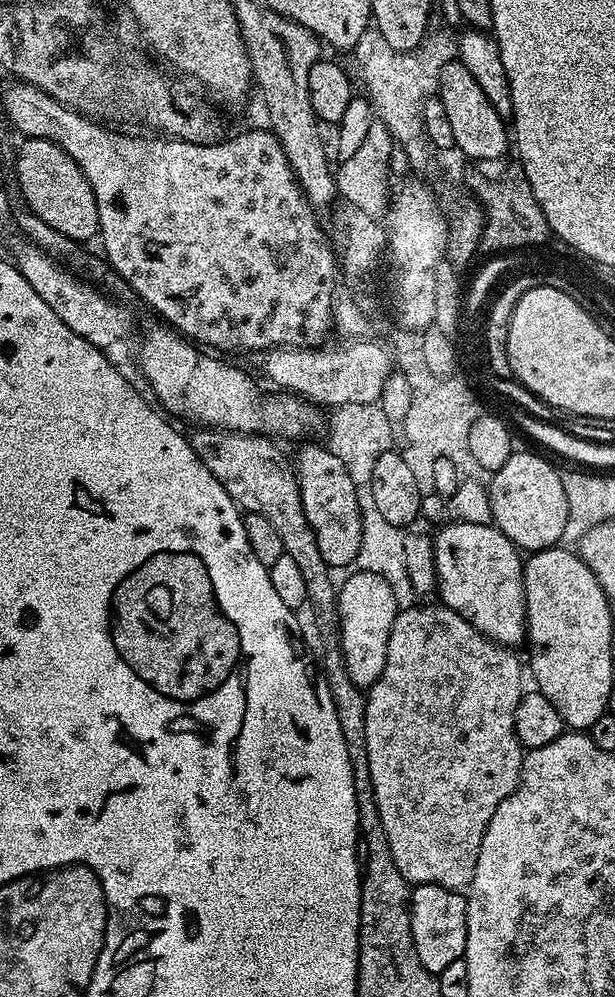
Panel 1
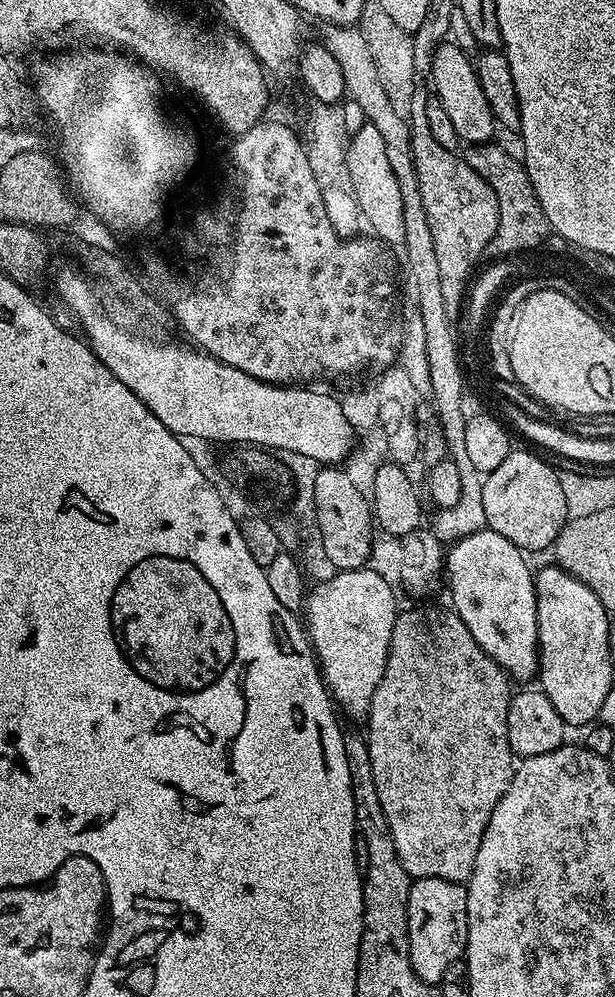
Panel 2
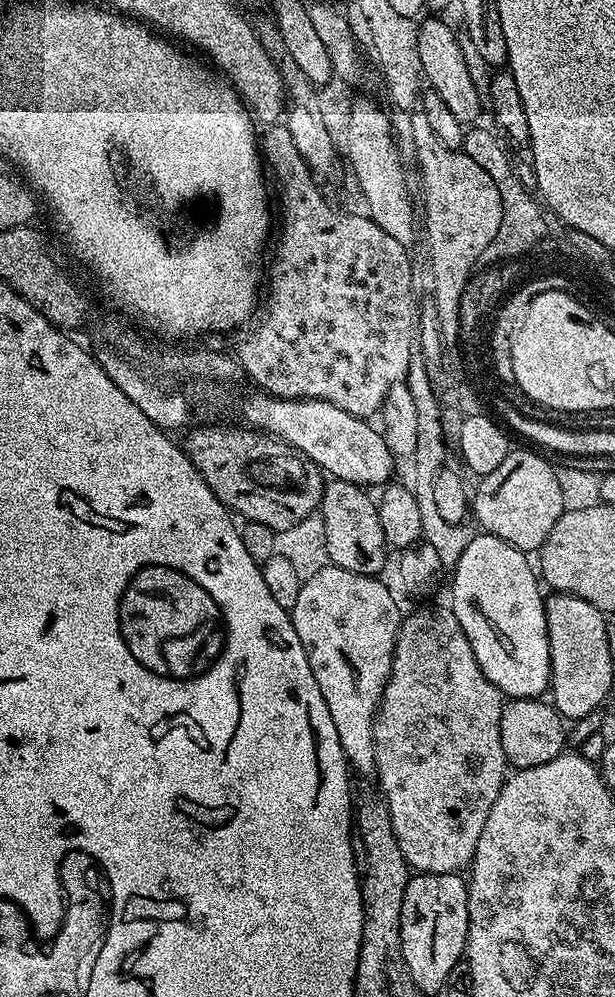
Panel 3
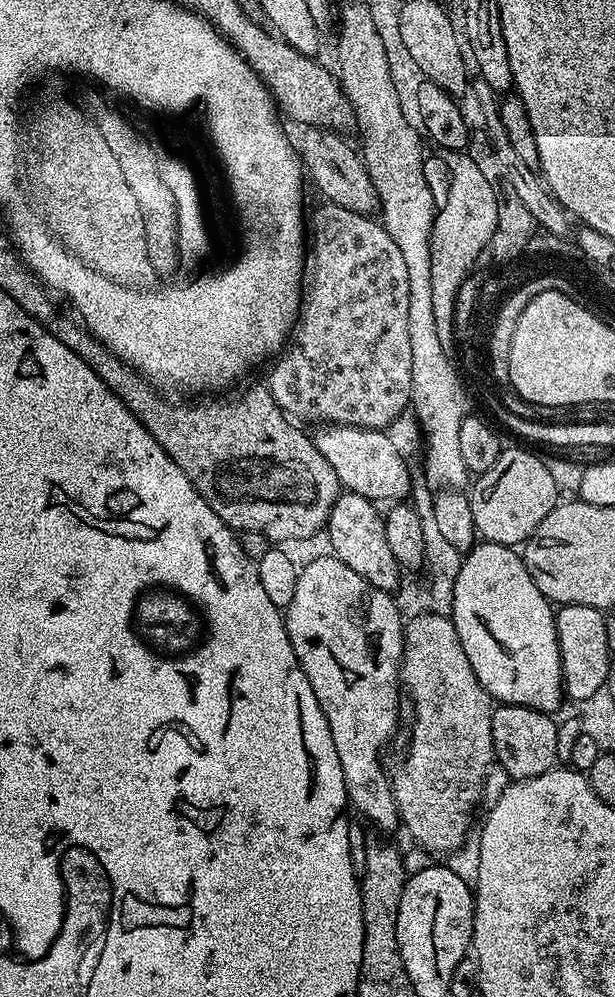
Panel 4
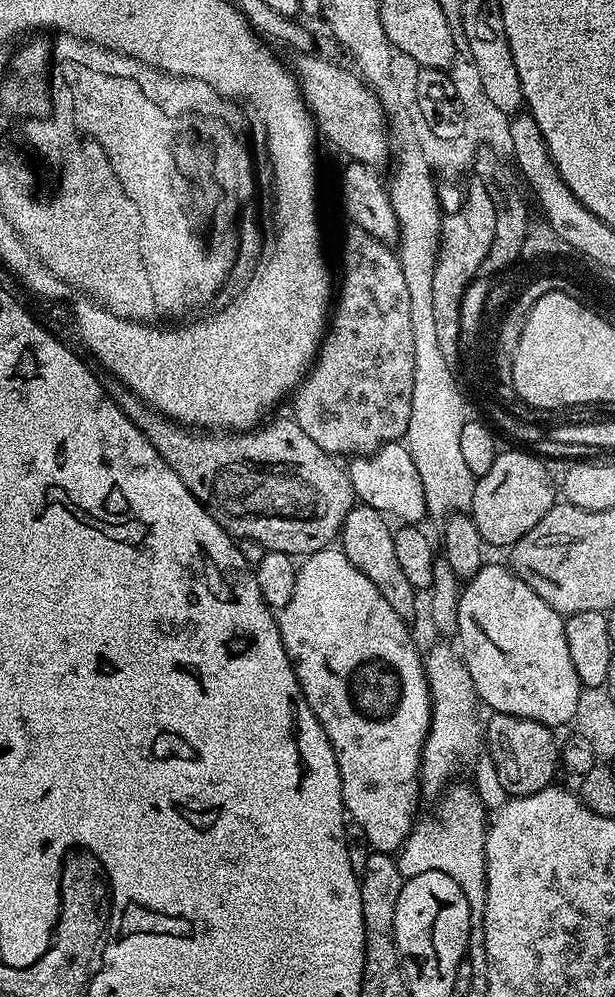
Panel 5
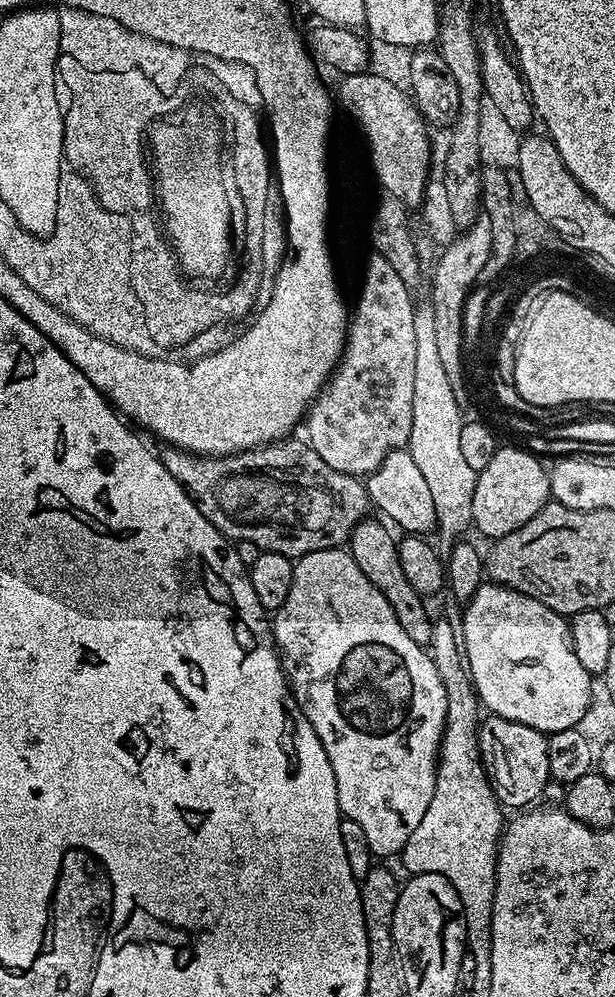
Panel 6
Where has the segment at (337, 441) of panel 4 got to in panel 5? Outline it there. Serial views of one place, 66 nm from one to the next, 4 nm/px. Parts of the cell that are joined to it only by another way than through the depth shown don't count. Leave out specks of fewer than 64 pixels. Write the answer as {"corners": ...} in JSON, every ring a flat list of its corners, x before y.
{"corners":[[403,443,383,444,376,452,349,459,346,471,359,503,368,504,388,514,393,512,400,522,408,526,419,525,420,519,429,515,422,478,419,477,414,458]]}

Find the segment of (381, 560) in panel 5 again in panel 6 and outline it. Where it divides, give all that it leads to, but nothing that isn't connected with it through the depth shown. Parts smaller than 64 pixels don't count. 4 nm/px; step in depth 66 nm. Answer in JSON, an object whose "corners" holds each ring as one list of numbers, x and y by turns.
{"corners":[[365,518,360,521,360,525,352,532,350,537,350,551,354,562,358,562,358,570,382,590,382,598,390,602,402,630,406,630,407,636,414,638,421,646,428,646,432,643,433,617,428,617,428,608,425,597,421,596,414,586,410,586,410,581,406,579,406,574,402,571,400,561,400,546,389,537,388,531,380,524,379,519]]}

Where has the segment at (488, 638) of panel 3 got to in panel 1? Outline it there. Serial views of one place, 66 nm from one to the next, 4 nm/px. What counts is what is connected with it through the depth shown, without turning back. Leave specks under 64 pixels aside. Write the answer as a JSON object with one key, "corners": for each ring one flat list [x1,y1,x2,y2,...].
{"corners":[[491,523,446,524,434,533,433,543,439,599,495,644,523,645,526,640,524,560,516,545]]}

